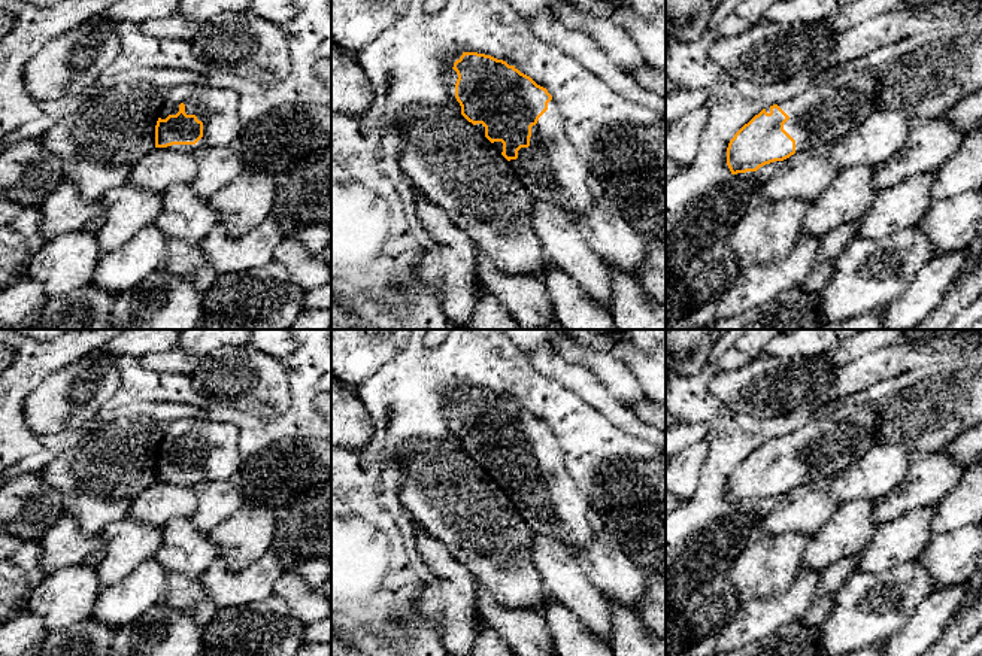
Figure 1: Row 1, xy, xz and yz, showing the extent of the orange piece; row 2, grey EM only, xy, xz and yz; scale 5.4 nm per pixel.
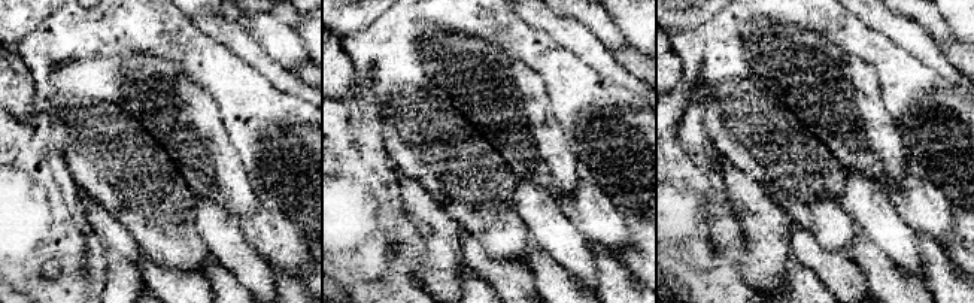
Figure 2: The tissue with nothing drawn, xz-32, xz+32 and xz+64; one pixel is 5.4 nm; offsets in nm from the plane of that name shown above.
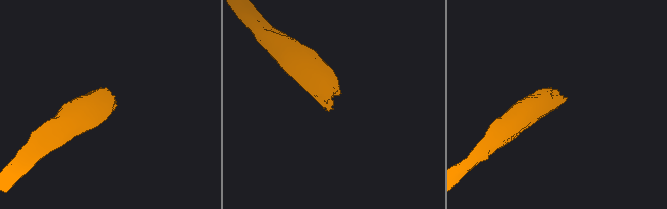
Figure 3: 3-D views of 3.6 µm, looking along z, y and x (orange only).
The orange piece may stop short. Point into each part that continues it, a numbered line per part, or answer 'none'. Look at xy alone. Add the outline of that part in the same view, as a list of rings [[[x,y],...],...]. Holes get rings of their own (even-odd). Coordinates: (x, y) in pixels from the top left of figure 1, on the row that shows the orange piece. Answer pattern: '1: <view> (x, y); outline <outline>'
1: xy (217, 108); outline [[[178,85],[167,92],[160,118],[176,115],[181,103],[185,104],[187,115],[196,115],[203,122],[203,137],[196,145],[172,145],[166,149],[196,152],[201,148],[231,146],[240,136],[237,92],[203,85]]]

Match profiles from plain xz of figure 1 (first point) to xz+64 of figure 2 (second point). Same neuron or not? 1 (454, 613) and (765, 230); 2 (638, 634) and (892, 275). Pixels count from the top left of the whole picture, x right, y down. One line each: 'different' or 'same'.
1: same
2: different

